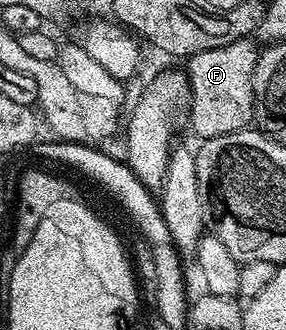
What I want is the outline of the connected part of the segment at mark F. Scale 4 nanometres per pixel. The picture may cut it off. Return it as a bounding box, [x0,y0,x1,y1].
[186,39,260,141]

